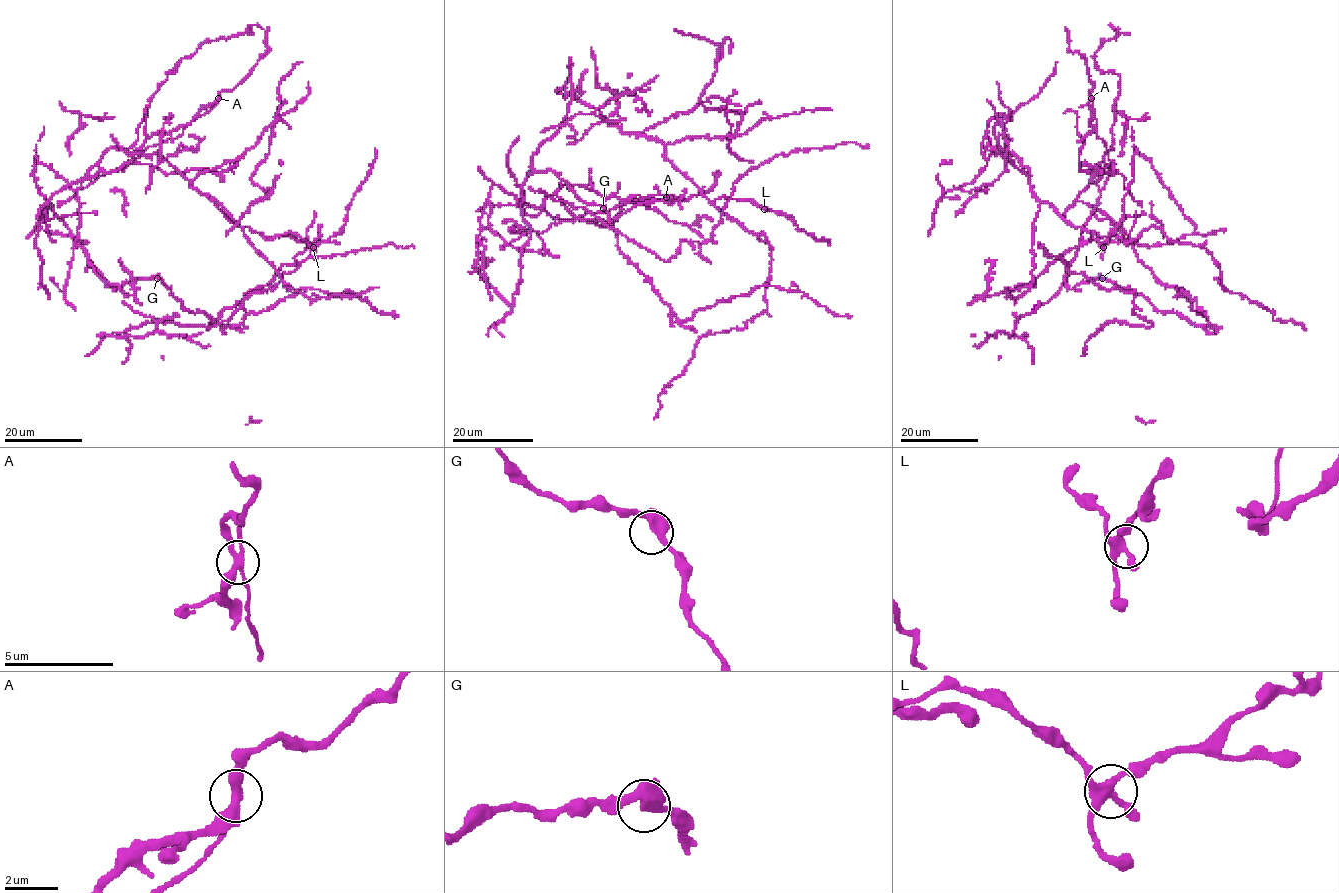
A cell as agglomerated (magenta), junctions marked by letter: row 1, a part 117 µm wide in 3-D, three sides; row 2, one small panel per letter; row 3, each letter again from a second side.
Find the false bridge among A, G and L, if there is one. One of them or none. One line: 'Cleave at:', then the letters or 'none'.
Cleave at: A

